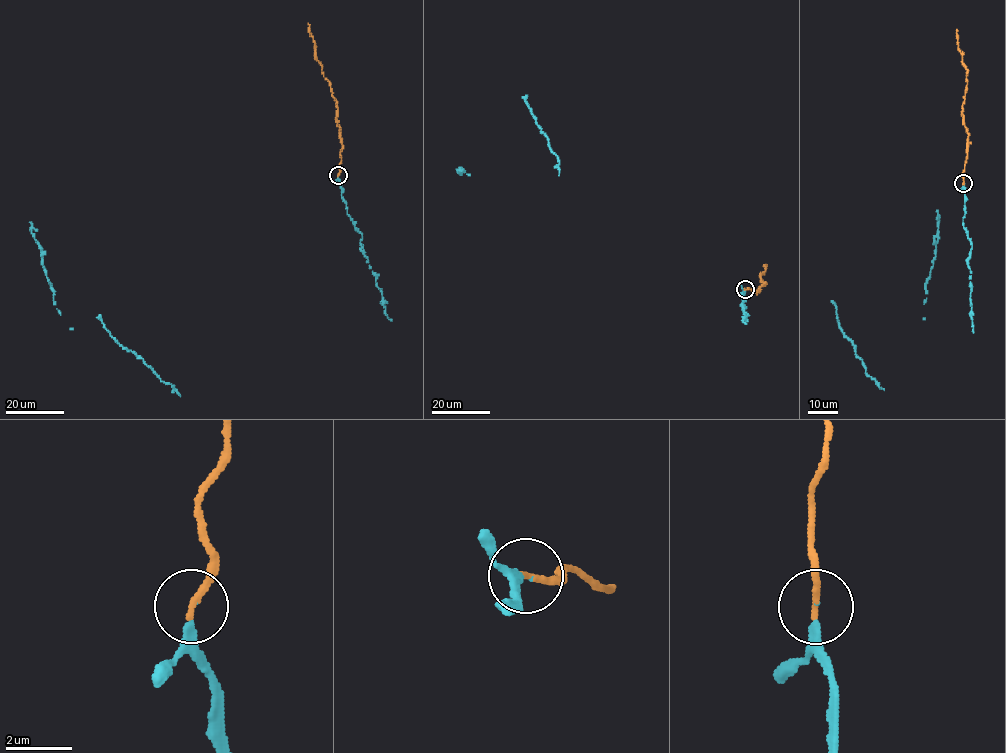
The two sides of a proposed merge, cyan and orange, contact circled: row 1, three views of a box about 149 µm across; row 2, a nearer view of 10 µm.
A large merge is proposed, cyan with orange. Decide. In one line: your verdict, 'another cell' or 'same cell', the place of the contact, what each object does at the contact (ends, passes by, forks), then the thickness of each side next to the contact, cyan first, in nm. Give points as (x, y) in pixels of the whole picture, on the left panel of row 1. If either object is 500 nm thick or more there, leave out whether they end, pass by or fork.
same cell; place (338, 175); cyan ends; orange ends; calibres 140 and 200 nm

